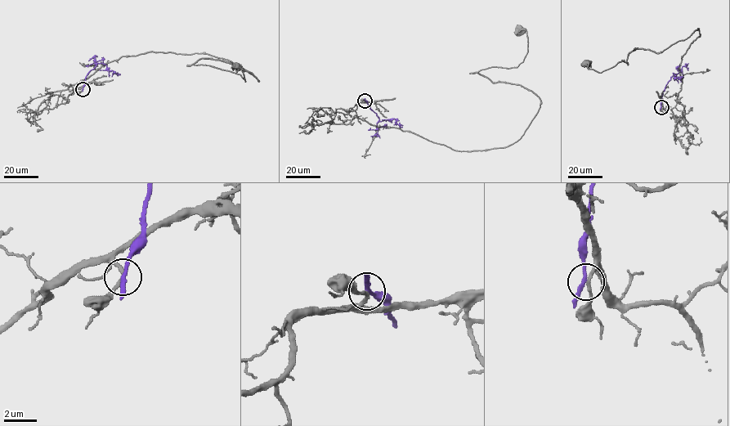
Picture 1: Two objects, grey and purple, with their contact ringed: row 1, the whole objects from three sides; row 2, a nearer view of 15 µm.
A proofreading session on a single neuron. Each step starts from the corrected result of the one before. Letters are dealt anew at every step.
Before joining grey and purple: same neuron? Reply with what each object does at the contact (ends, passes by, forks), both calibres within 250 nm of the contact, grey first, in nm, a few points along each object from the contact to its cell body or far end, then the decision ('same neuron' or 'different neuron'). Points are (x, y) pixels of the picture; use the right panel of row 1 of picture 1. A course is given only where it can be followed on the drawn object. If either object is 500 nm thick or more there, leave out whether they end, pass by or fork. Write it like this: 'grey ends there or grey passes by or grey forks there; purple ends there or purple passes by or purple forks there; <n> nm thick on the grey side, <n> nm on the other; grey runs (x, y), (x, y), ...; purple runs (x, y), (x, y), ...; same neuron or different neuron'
grey passes by; purple passes by; 190 nm thick on the grey side, 220 nm on the other; grey runs (660, 107), (677, 104), (682, 56), (699, 29), (660, 52), (635, 48), (626, 62), (601, 72), (587, 65); purple runs (660, 107), (665, 87), (673, 73), (674, 78), (682, 76); different neuron

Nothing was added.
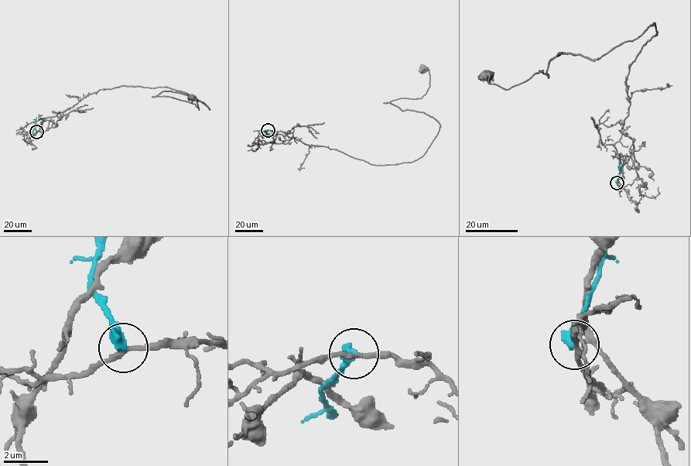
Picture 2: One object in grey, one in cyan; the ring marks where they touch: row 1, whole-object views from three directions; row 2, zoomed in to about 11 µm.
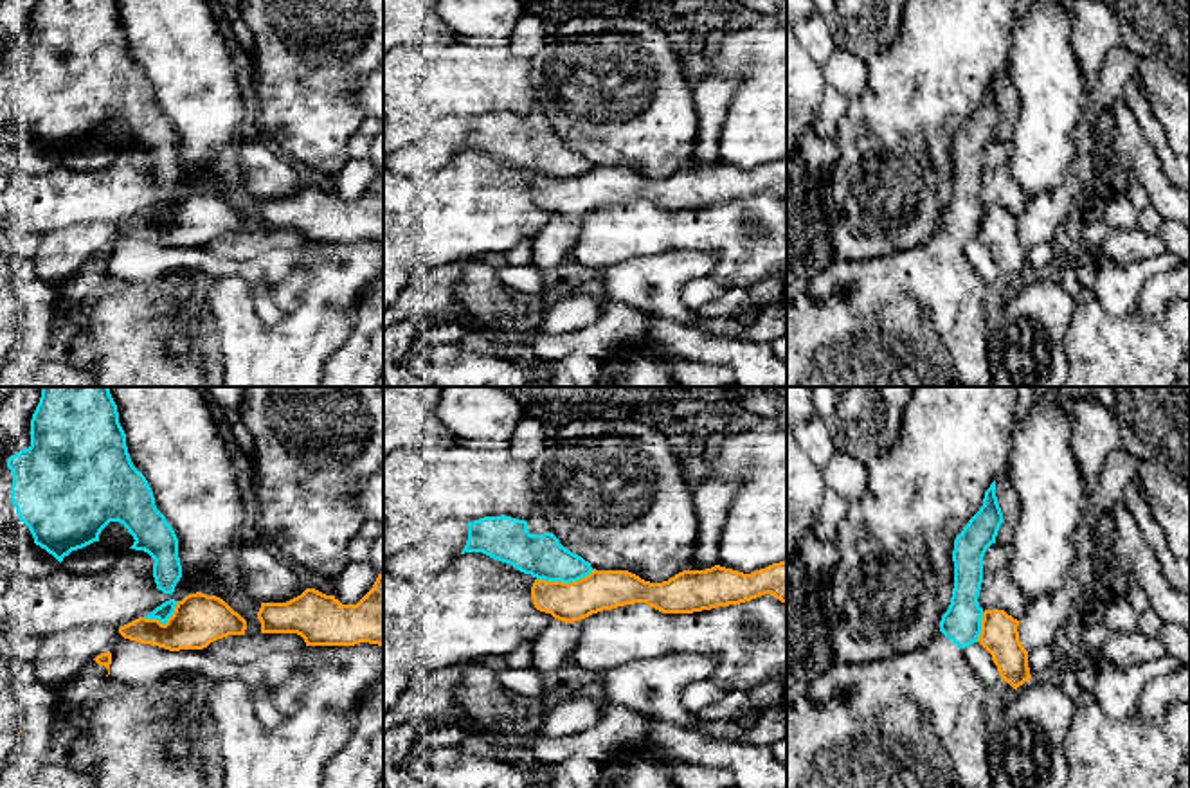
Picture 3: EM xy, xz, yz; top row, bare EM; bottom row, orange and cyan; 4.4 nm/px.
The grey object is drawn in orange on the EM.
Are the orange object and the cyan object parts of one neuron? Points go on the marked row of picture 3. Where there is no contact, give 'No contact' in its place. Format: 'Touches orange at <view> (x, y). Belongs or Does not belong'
Touches orange at xz (566, 583). Does not belong

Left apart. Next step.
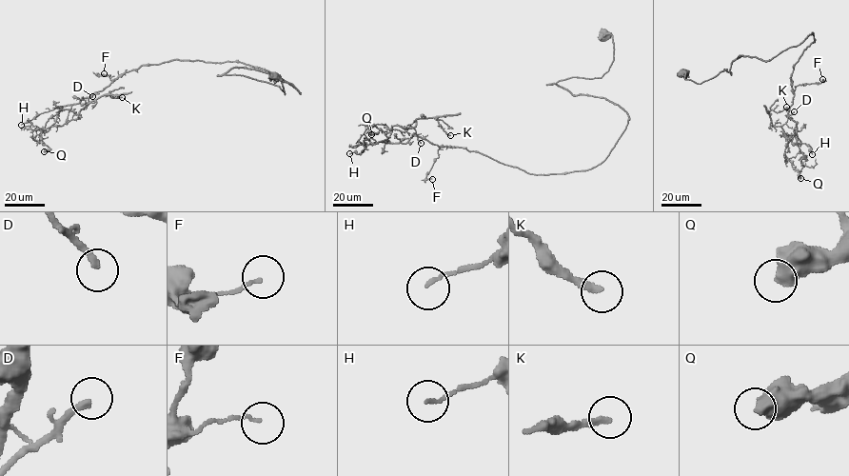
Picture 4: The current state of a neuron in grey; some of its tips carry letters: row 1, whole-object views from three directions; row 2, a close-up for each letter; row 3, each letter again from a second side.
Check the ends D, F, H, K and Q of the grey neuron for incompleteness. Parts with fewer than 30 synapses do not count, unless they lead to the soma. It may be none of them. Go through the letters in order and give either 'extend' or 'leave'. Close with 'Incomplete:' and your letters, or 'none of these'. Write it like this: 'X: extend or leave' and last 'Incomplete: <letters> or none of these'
D: extend
F: leave
H: leave
K: extend
Q: leave
Incomplete: D, K

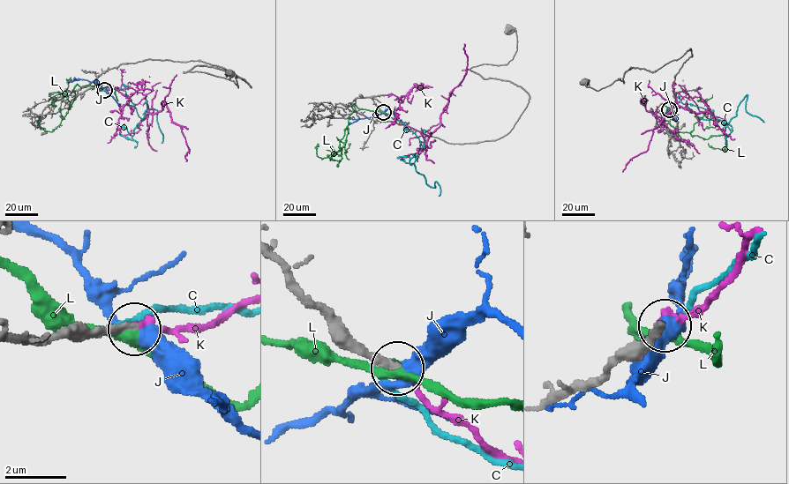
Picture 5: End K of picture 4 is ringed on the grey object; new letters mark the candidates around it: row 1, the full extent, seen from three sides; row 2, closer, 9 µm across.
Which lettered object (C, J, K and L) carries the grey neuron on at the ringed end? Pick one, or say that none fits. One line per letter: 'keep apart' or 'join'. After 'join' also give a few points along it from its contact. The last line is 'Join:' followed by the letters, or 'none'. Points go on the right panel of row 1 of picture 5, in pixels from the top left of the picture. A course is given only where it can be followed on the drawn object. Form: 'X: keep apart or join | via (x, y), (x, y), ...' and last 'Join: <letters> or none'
C: keep apart
J: keep apart
K: keep apart
L: keep apart
Join: none

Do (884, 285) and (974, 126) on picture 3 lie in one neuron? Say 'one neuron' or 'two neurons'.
one neuron

